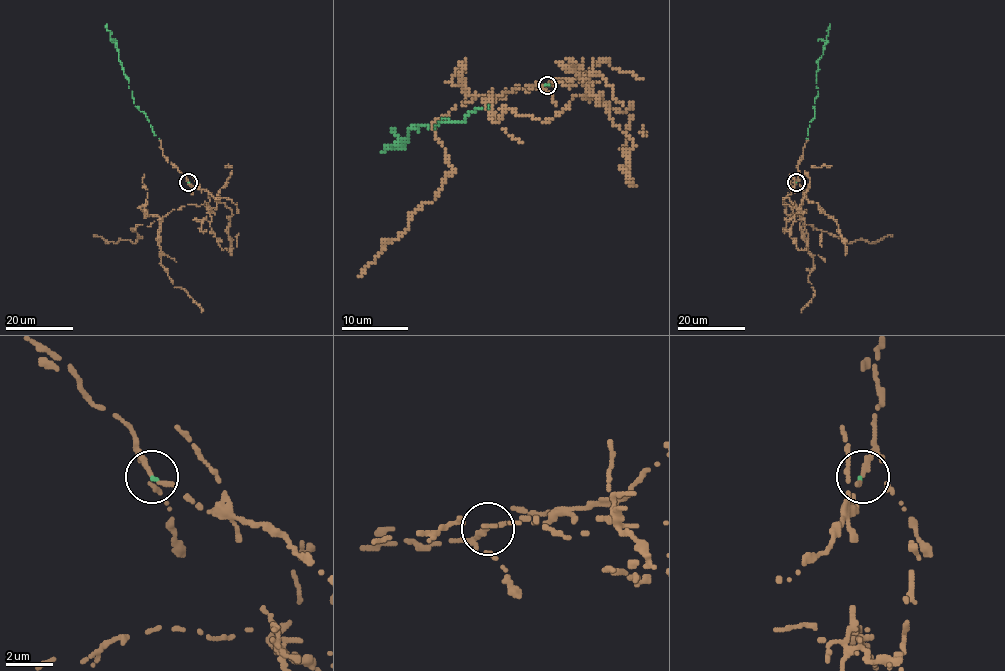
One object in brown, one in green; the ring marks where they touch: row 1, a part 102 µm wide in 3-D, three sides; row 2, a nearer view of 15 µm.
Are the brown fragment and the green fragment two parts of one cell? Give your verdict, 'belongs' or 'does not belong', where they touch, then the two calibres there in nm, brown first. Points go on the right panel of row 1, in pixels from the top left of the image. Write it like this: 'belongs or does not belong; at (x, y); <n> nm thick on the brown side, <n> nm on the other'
does not belong; at (796, 182); 200 nm thick on the brown side, 100 nm on the other

